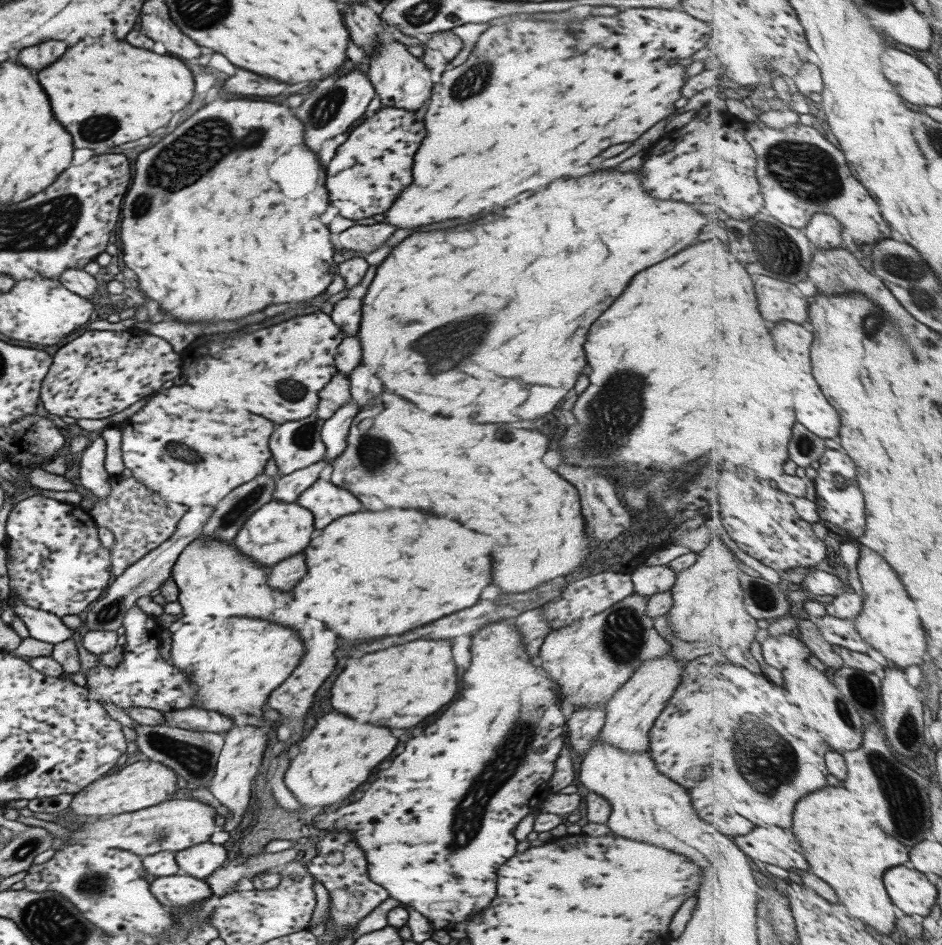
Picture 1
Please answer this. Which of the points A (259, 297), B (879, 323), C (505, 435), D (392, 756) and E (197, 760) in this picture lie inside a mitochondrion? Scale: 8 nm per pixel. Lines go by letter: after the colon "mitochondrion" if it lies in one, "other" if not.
A: other
B: mitochondrion
C: other
D: other
E: mitochondrion

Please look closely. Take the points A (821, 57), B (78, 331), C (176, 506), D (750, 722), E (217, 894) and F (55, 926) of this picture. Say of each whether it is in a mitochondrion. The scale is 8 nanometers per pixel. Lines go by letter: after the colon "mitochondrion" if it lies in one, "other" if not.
A: other
B: other
C: other
D: mitochondrion
E: other
F: mitochondrion

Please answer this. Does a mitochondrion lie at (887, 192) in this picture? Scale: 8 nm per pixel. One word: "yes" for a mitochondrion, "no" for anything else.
no

